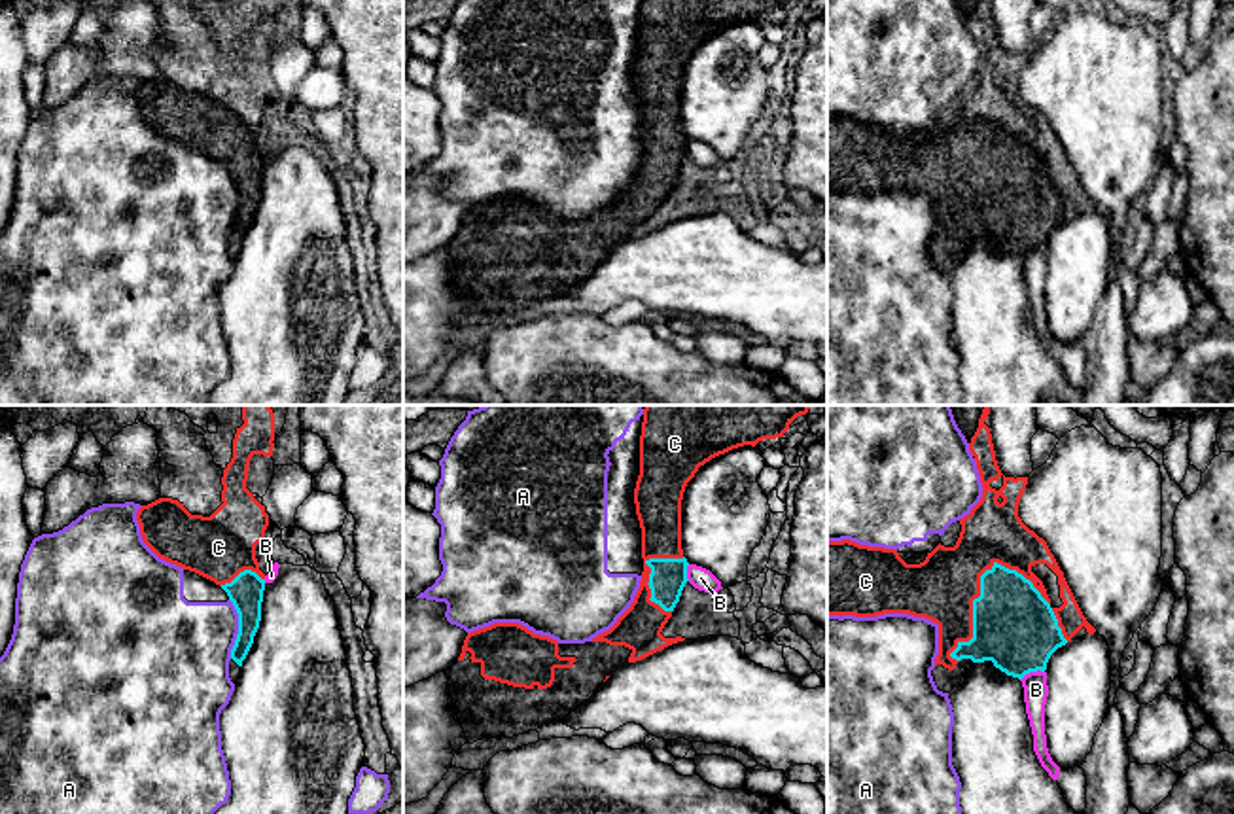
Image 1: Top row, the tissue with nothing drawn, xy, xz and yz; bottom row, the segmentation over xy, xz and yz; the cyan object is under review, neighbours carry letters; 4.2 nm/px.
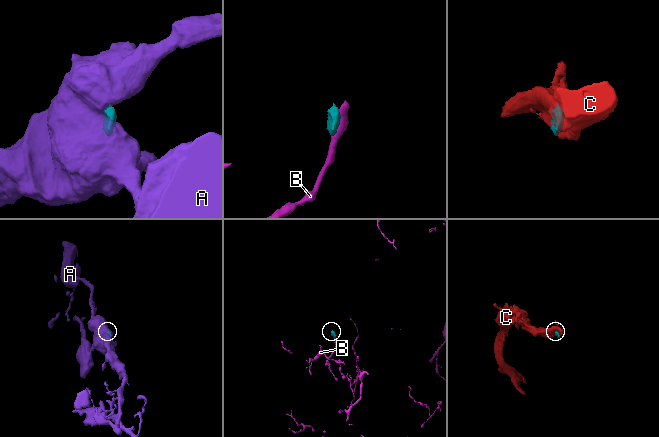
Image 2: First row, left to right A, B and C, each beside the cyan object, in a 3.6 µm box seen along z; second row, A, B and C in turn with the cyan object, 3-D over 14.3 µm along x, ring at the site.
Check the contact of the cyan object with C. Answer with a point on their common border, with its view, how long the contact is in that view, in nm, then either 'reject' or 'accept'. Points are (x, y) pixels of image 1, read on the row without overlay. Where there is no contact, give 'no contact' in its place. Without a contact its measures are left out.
contact yz (981, 161); length 480 nm; accept

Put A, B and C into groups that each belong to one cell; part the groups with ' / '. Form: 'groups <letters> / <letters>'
groups A / B / C

